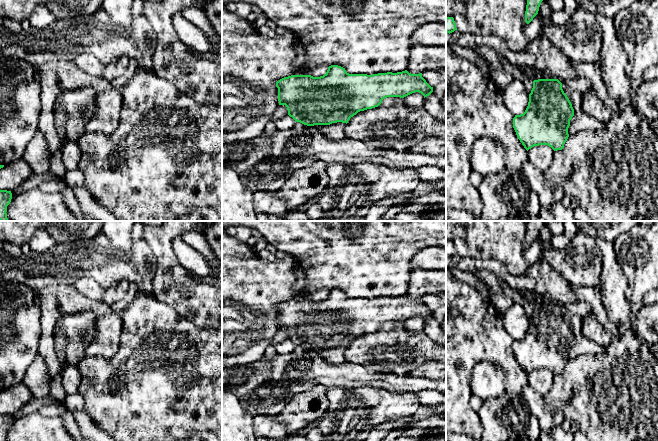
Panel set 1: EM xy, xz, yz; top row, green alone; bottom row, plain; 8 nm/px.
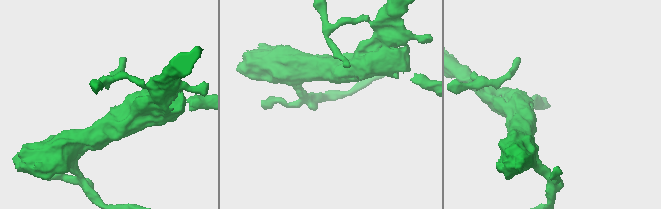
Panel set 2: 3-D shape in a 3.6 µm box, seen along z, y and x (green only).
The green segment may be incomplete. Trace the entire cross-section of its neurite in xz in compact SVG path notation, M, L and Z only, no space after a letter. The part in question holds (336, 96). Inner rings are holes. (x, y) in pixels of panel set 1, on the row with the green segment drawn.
M331 65L320 77L291 75L276 82L279 105L285 105L288 115L295 122L316 127L325 137L341 140L346 136L347 123L360 111L378 107L387 97L404 98L419 92L424 98L433 92L422 73L411 74L407 70L397 73L349 74L345 68Z

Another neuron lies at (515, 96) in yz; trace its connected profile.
M514 80L503 90L503 100L506 109L515 115L520 115L528 106L529 94L521 81Z

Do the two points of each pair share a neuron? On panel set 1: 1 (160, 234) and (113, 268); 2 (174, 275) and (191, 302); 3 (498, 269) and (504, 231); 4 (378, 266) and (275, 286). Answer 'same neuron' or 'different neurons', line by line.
1: different neurons
2: same neuron
3: different neurons
4: different neurons

